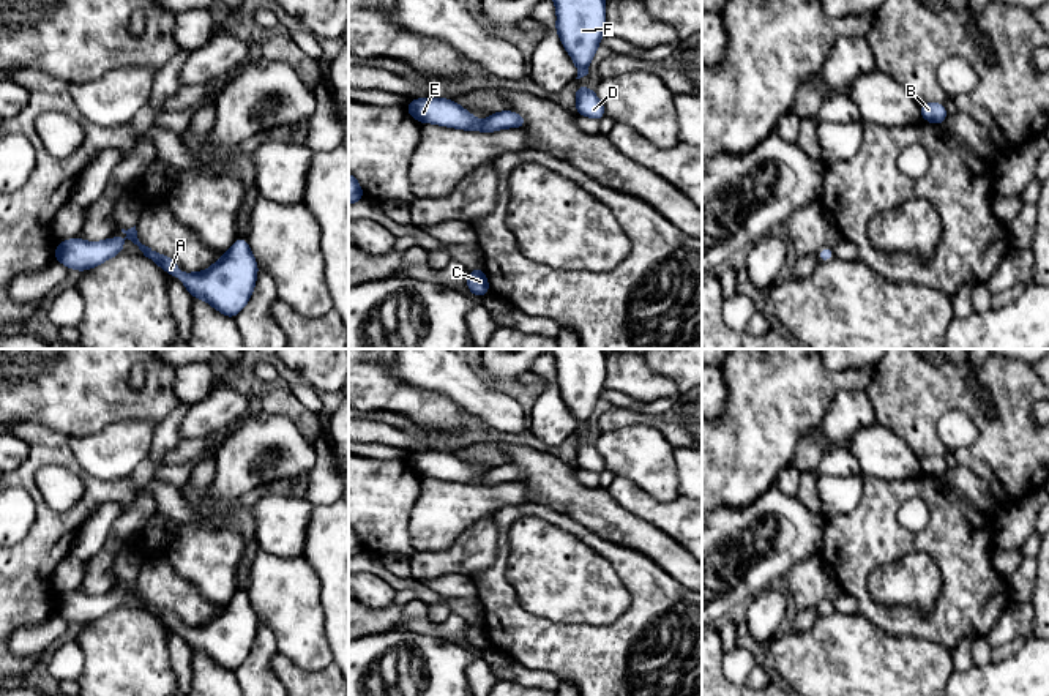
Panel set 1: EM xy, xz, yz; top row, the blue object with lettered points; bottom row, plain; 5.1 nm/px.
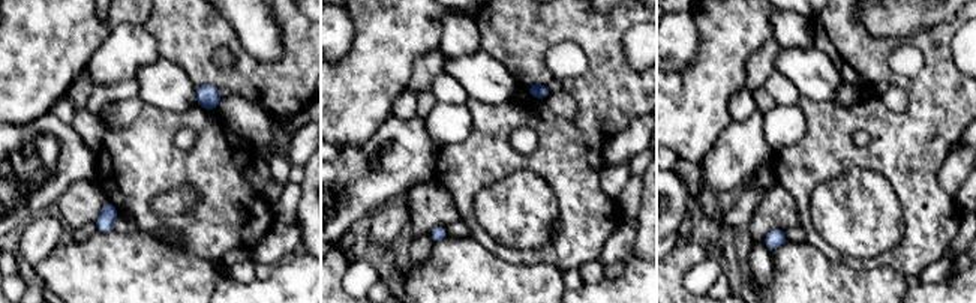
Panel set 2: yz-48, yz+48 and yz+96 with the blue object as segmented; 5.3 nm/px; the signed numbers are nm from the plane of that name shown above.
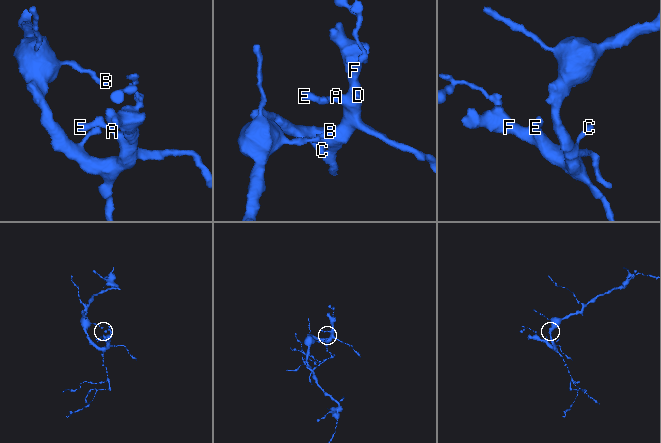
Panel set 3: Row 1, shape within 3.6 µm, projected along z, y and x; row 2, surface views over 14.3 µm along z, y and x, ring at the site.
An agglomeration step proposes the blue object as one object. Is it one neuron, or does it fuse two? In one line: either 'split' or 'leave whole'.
leave whole

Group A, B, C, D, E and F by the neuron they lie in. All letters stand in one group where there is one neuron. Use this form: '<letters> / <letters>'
A B C D E F

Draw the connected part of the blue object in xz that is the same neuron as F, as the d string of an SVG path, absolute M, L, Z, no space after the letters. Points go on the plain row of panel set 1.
M551 349L557 363L555 385L577 420L577 431L588 428L588 418L606 380L604 349Z

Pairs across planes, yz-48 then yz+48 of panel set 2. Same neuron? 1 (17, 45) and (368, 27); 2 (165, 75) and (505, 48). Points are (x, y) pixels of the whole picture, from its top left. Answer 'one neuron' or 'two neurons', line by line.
1: one neuron
2: two neurons

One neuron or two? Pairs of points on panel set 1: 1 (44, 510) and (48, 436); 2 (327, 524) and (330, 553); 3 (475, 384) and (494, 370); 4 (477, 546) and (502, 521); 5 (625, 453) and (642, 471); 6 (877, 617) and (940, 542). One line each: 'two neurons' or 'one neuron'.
1: two neurons
2: one neuron
3: two neurons
4: two neurons
5: one neuron
6: one neuron

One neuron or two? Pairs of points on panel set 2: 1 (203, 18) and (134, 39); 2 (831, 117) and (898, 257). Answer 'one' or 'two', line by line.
1: two
2: one

